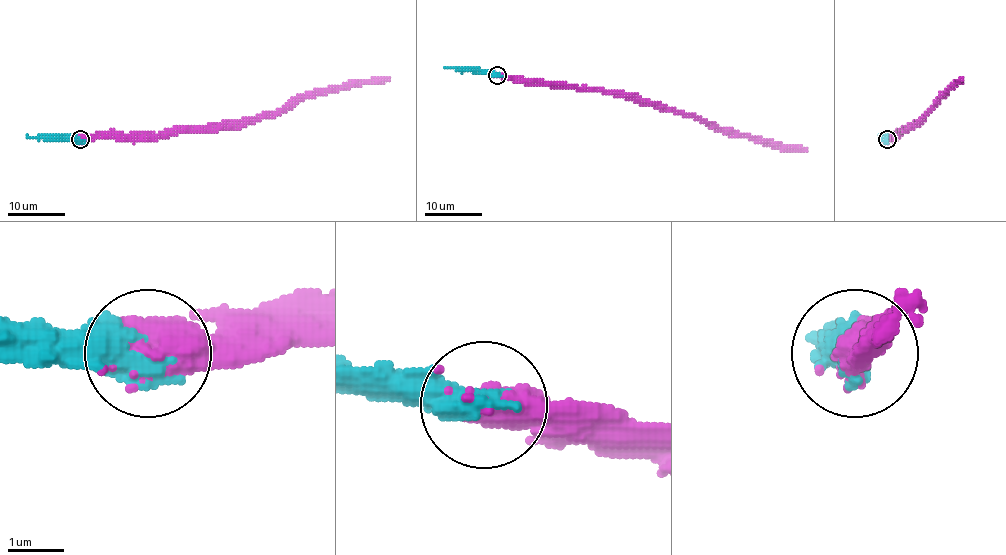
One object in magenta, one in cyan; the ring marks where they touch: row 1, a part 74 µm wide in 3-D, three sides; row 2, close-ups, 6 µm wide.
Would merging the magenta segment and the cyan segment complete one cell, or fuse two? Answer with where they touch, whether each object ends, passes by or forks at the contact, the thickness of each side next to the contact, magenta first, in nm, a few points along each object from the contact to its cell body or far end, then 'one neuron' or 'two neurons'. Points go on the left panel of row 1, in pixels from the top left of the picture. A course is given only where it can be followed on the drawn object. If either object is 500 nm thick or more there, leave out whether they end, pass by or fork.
place (80, 139); calibres 750 and 550 nm; course magenta (79, 140), (148, 138), (181, 131), (239, 127), (288, 110), (302, 98), (385, 81), (390, 76); course cyan (79, 140), (28, 135), (26, 138); one neuron

